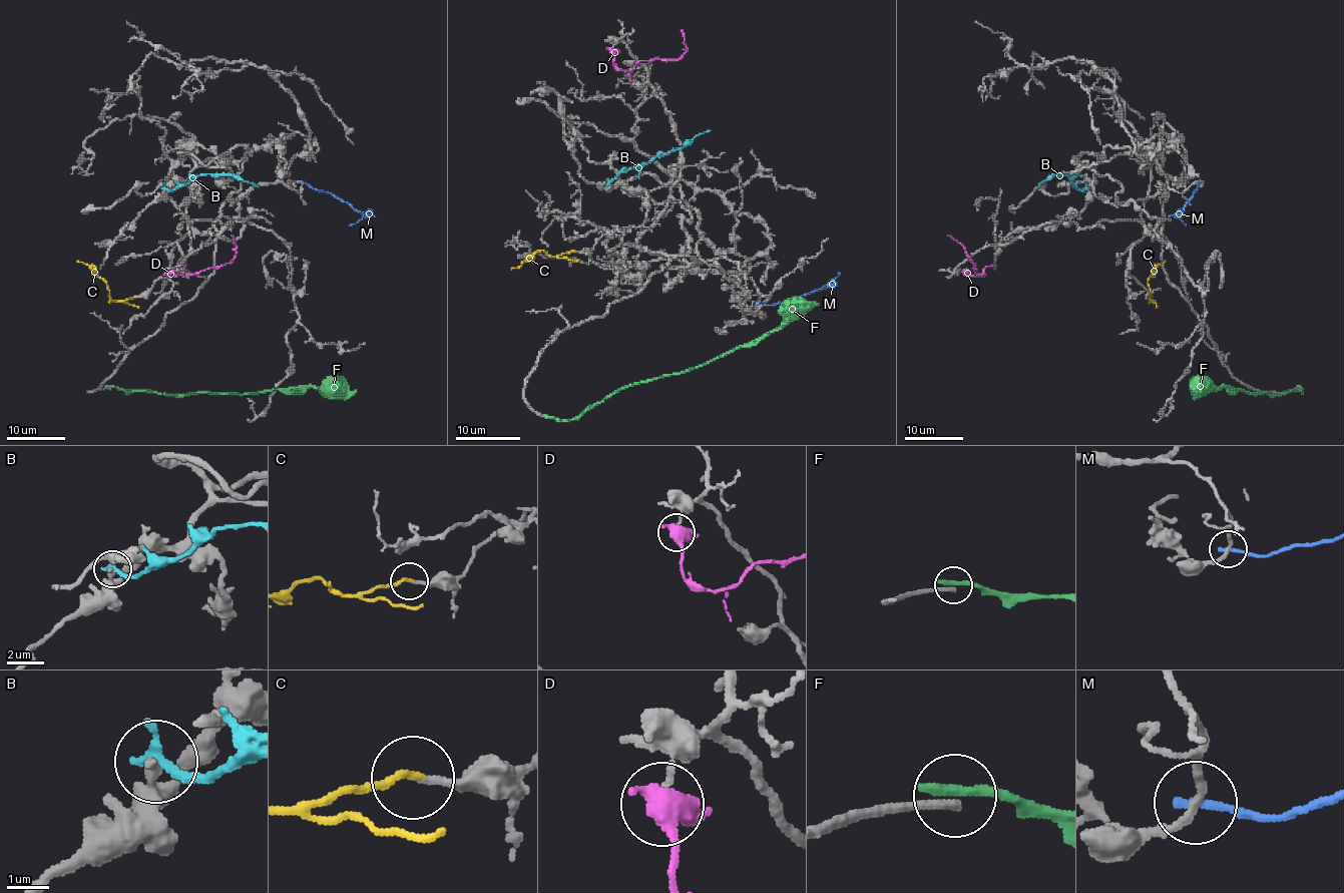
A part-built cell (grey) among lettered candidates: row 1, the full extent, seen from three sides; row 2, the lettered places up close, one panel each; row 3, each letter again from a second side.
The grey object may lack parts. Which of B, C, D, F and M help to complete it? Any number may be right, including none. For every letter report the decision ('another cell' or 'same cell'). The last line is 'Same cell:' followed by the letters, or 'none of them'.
B: another cell
C: same cell
D: another cell
F: another cell
M: another cell
Same cell: C

